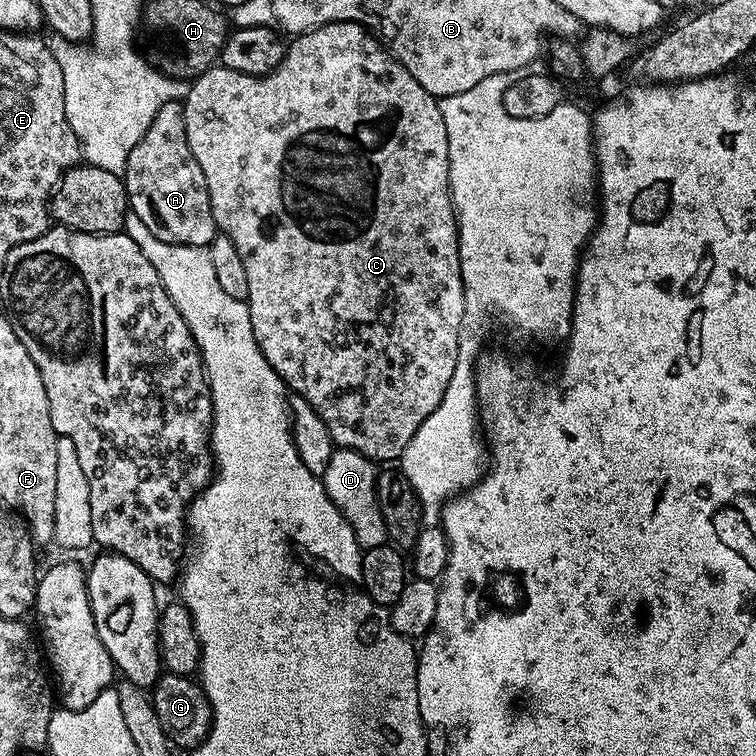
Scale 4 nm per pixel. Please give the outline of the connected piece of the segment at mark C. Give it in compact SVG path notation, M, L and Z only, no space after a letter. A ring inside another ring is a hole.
M334 22L323 24L309 32L301 32L296 40L287 45L284 57L273 72L264 76L242 74L238 70L230 70L223 66L213 66L205 70L200 76L191 81L188 94L184 97L184 121L186 122L186 142L190 142L190 154L202 166L202 174L206 174L206 190L210 194L210 210L214 210L214 222L223 235L234 242L238 255L242 258L242 266L246 269L246 286L248 287L247 305L250 310L250 326L254 326L254 338L270 366L285 382L289 393L306 398L306 402L318 414L322 422L326 422L326 430L330 430L330 438L336 448L349 448L363 454L367 460L399 461L404 455L410 438L414 438L414 430L426 422L426 418L434 412L434 406L442 402L442 394L446 394L446 386L450 386L450 378L454 374L454 366L458 366L458 346L460 332L464 329L464 283L462 282L462 266L458 258L458 226L456 225L456 211L452 205L452 191L448 185L448 143L446 142L446 122L442 122L440 100L432 96L422 86L418 86L414 74L406 70L394 59L391 52L364 27L354 22Z

